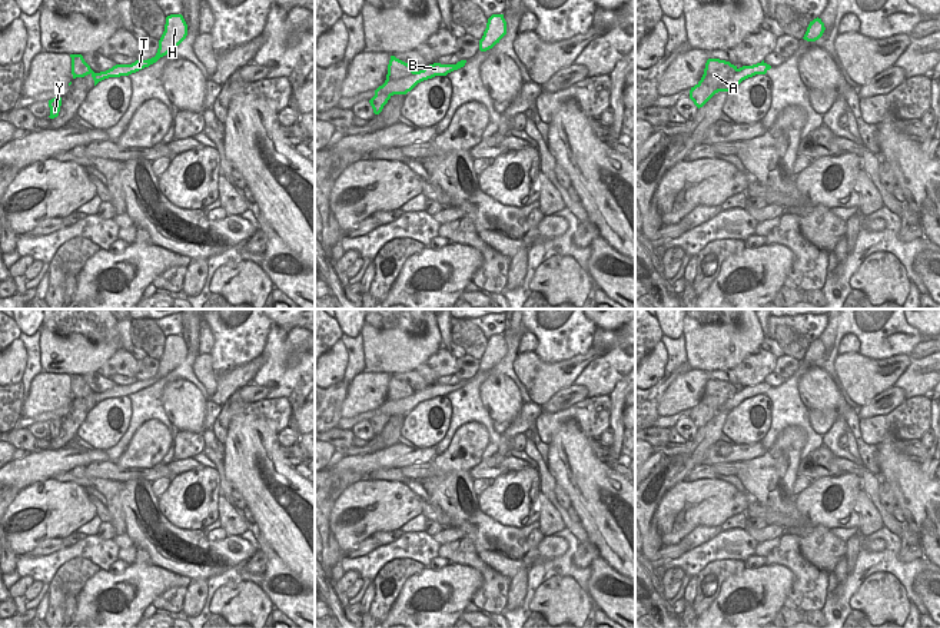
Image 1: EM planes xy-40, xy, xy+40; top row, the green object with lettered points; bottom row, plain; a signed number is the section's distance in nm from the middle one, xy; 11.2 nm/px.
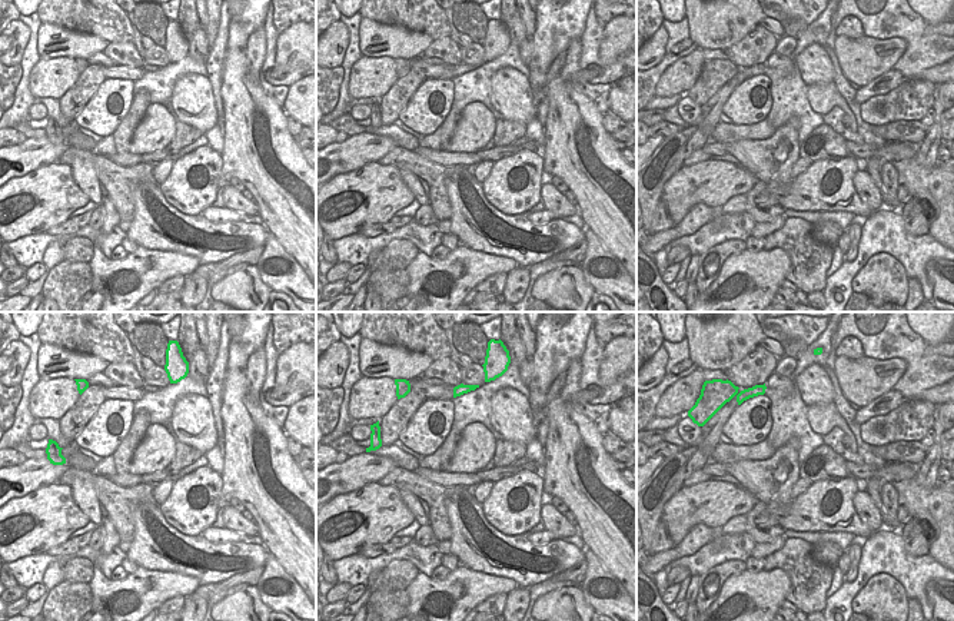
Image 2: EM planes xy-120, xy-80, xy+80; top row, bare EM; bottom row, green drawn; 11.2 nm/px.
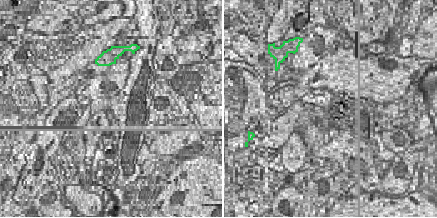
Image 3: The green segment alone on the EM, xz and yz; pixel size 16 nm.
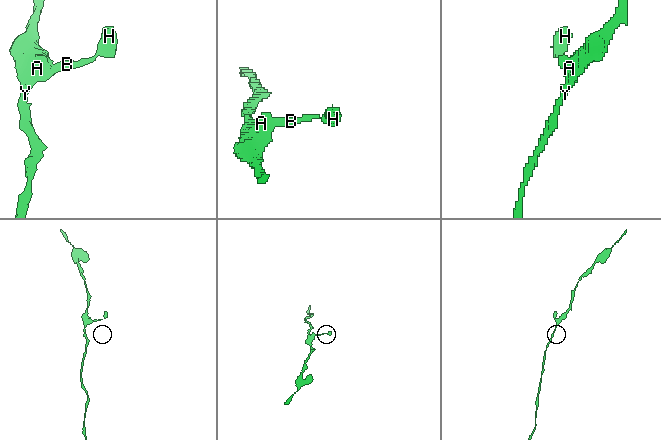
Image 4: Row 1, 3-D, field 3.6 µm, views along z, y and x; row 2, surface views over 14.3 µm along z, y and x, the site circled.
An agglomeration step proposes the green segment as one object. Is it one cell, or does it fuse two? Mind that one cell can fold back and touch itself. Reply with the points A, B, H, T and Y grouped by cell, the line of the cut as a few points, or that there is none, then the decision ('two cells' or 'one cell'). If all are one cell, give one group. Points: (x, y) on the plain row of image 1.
A Y / B H T; cut in xy along (415, 392), (388, 401), (379, 411); two cells

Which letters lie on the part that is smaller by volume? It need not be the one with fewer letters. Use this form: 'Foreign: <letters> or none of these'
Foreign: B, H, T.

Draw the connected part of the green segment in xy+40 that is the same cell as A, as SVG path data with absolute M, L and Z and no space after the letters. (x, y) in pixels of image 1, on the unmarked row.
M708 379L701 401L690 411L690 419L698 429L702 428L715 415L717 409L738 391L730 382Z

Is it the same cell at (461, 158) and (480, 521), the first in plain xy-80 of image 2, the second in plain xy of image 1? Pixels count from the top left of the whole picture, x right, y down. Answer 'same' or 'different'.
different

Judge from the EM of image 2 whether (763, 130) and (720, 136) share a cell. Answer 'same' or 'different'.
same

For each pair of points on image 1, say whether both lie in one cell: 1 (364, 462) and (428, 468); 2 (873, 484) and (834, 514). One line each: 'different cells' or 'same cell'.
1: different cells
2: different cells

